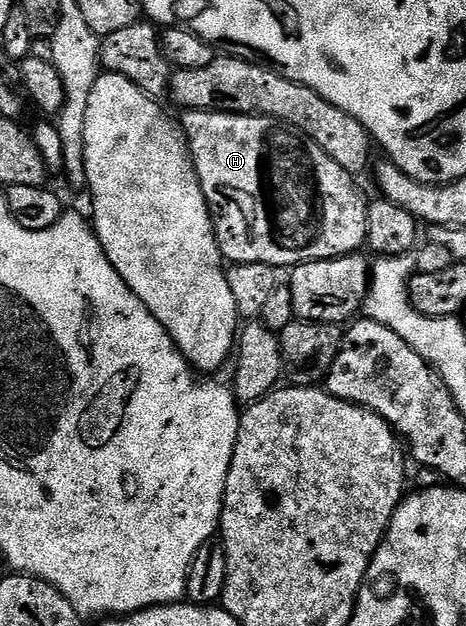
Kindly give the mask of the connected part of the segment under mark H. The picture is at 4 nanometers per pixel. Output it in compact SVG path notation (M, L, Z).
M186 110L180 115L179 126L189 147L189 157L196 174L196 181L200 187L200 194L204 204L208 207L208 216L212 219L212 235L216 241L216 249L226 263L229 264L263 264L270 268L285 266L292 268L303 262L318 262L328 258L343 258L346 254L355 254L362 249L365 243L365 207L366 199L361 199L357 191L354 175L346 173L328 158L326 154L318 153L317 159L305 151L306 143L292 129L271 118L261 118L258 114L220 114L210 110Z

